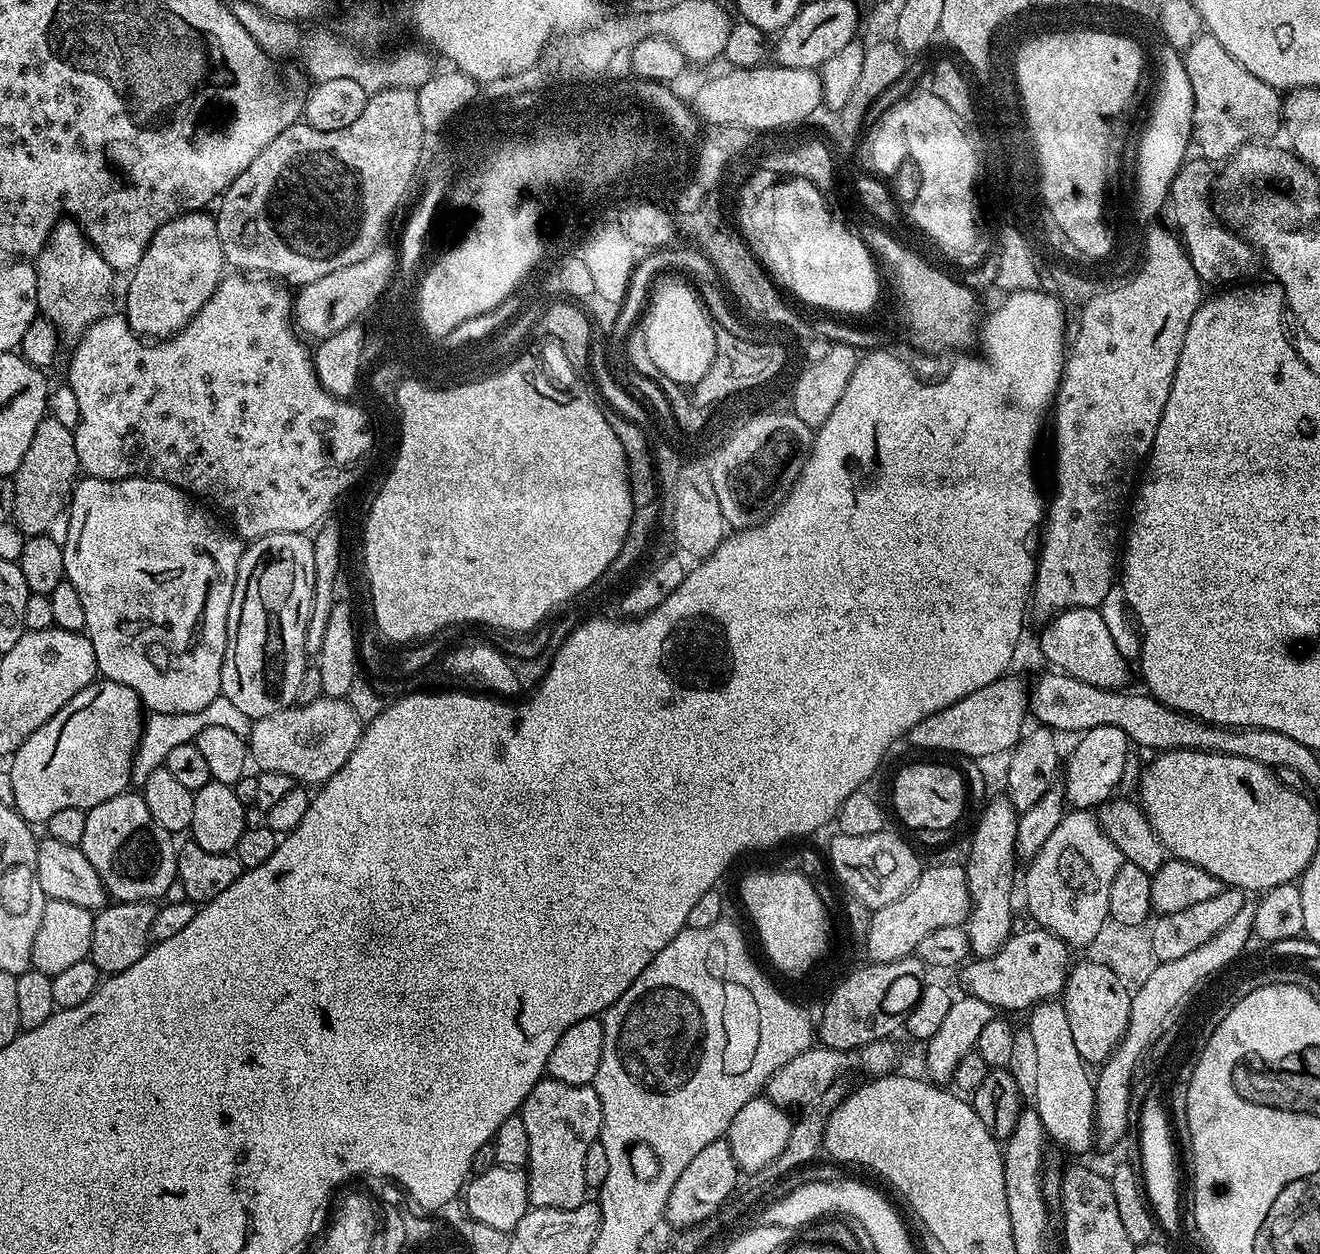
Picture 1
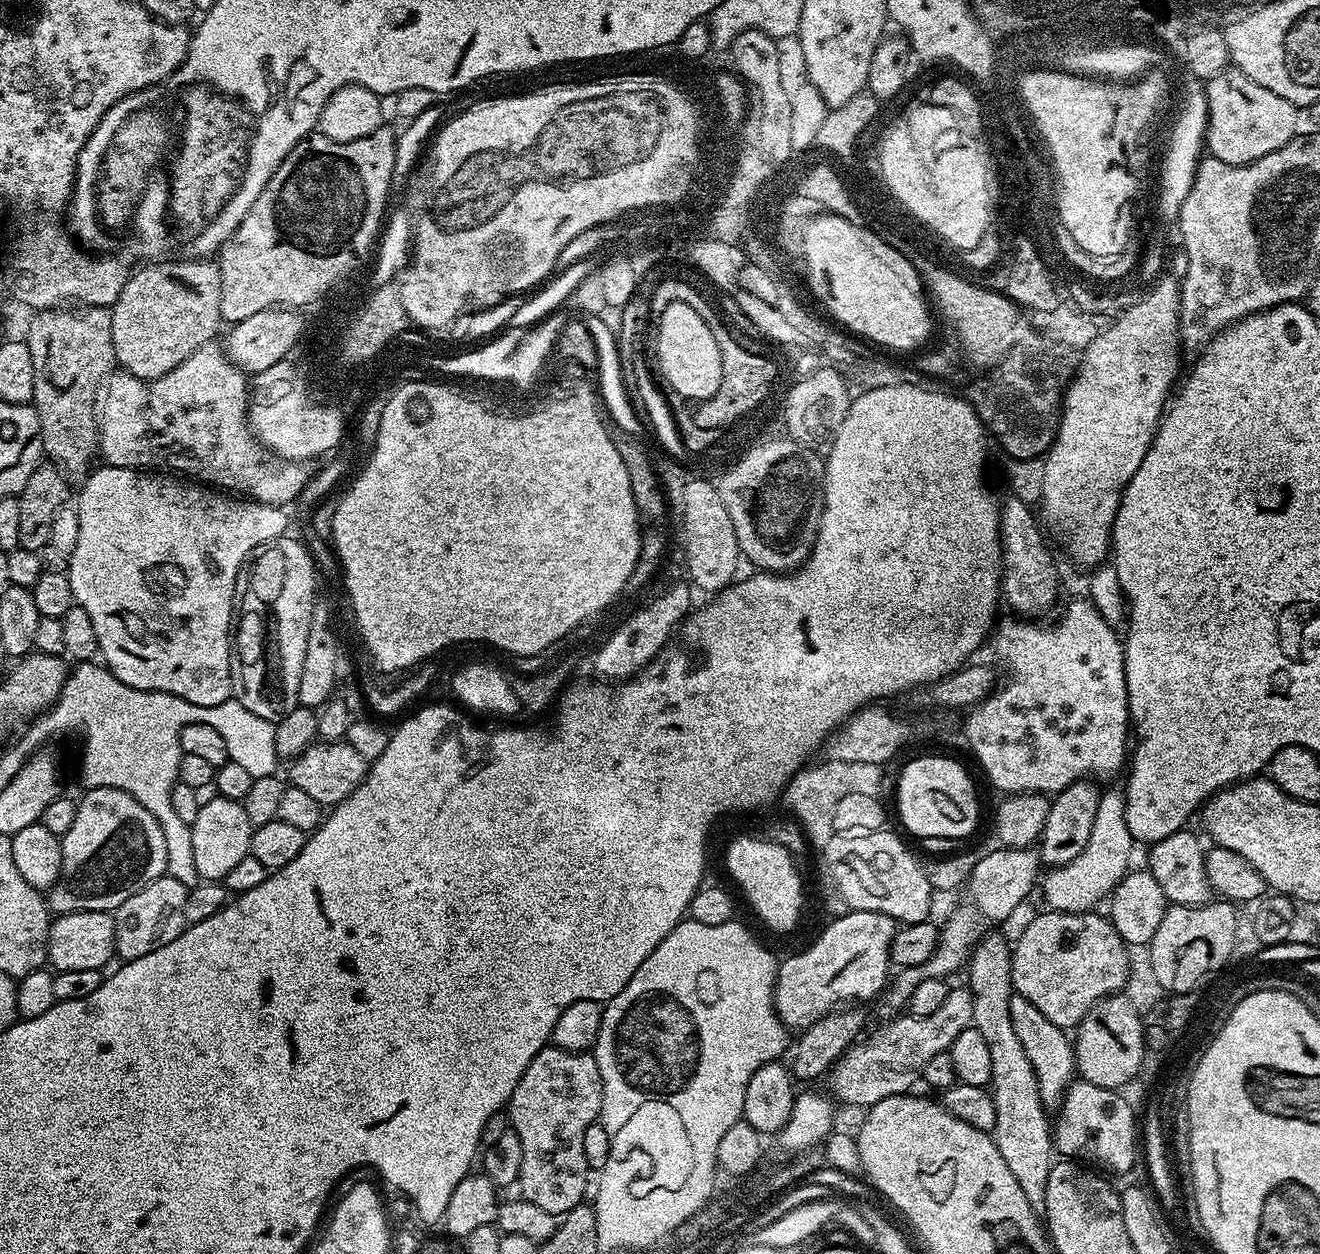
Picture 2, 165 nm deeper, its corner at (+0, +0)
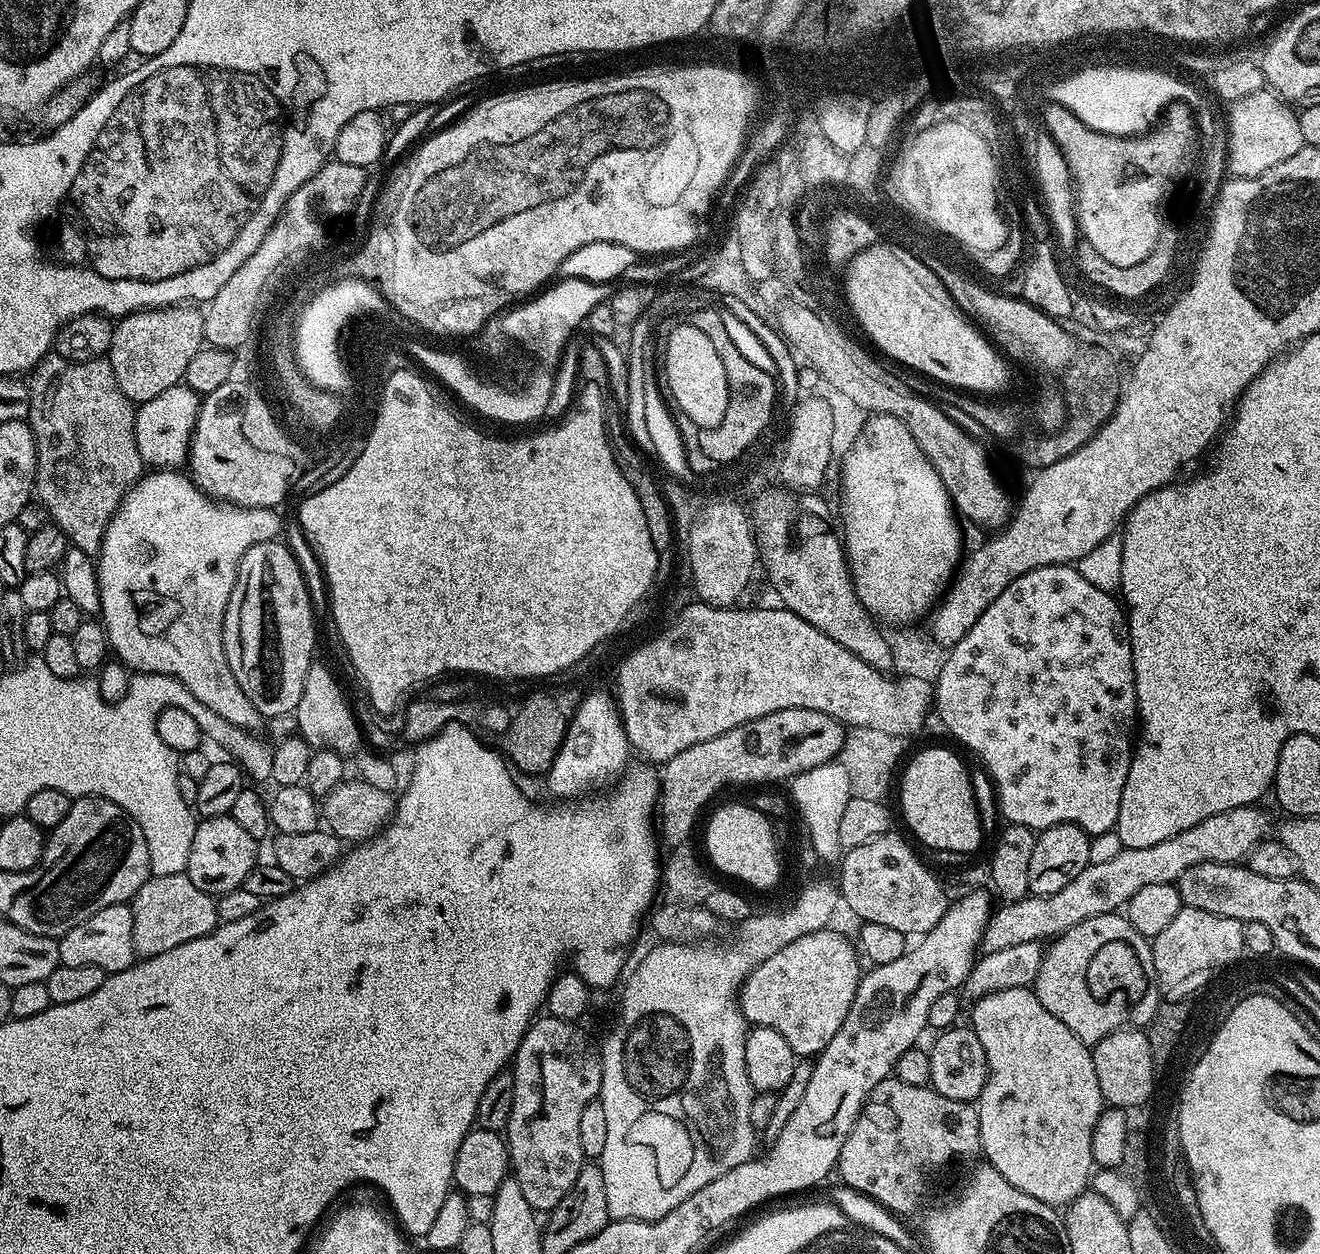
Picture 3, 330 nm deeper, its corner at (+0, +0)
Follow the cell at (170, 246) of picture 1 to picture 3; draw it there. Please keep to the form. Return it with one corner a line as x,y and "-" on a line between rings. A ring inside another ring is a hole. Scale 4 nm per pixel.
173,306
171,308
150,308
143,312
132,312
128,316
119,317
112,330
112,345
106,359
114,370
114,378
133,405
139,406
150,402
150,398
158,398
162,390
170,390
181,383
186,374
186,366
190,366
190,358
205,347
204,313
196,306

